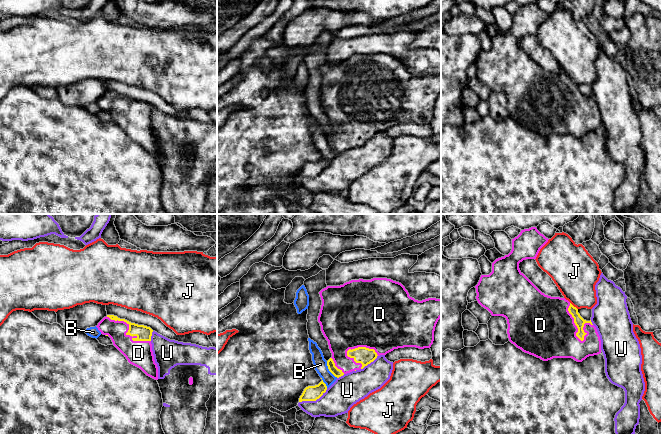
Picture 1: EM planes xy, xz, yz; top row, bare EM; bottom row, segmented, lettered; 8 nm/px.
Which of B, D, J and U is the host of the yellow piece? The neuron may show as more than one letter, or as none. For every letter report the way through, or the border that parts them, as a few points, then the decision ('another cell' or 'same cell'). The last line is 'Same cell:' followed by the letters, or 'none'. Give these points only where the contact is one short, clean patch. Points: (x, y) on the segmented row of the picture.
B: along xz (326, 361), (327, 368), (337, 377) | another cell
D: same cell
J: along yz (570, 302), (577, 309) | another cell
U: another cell
Same cell: D

